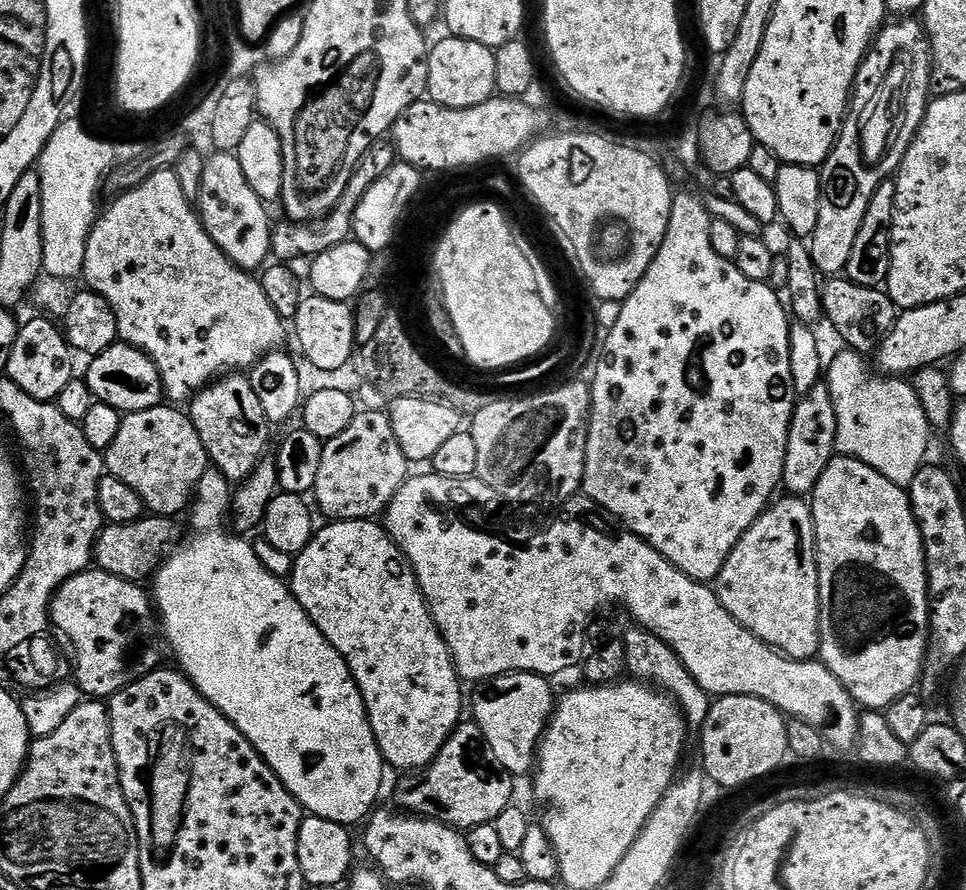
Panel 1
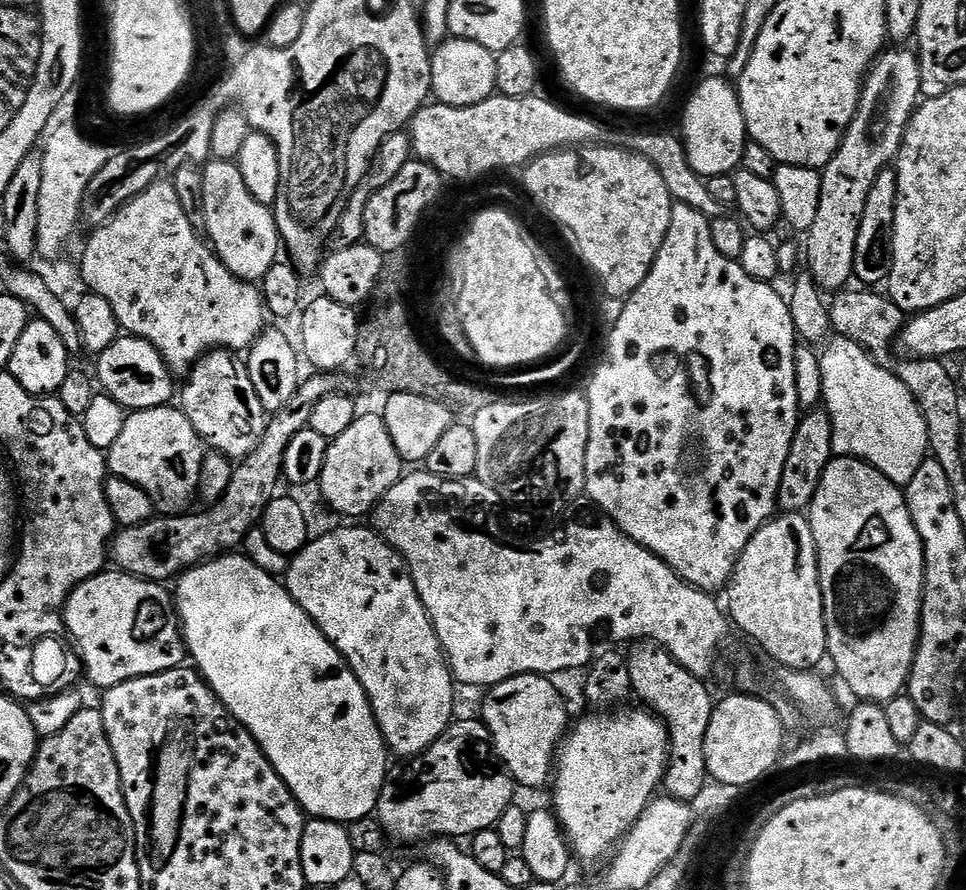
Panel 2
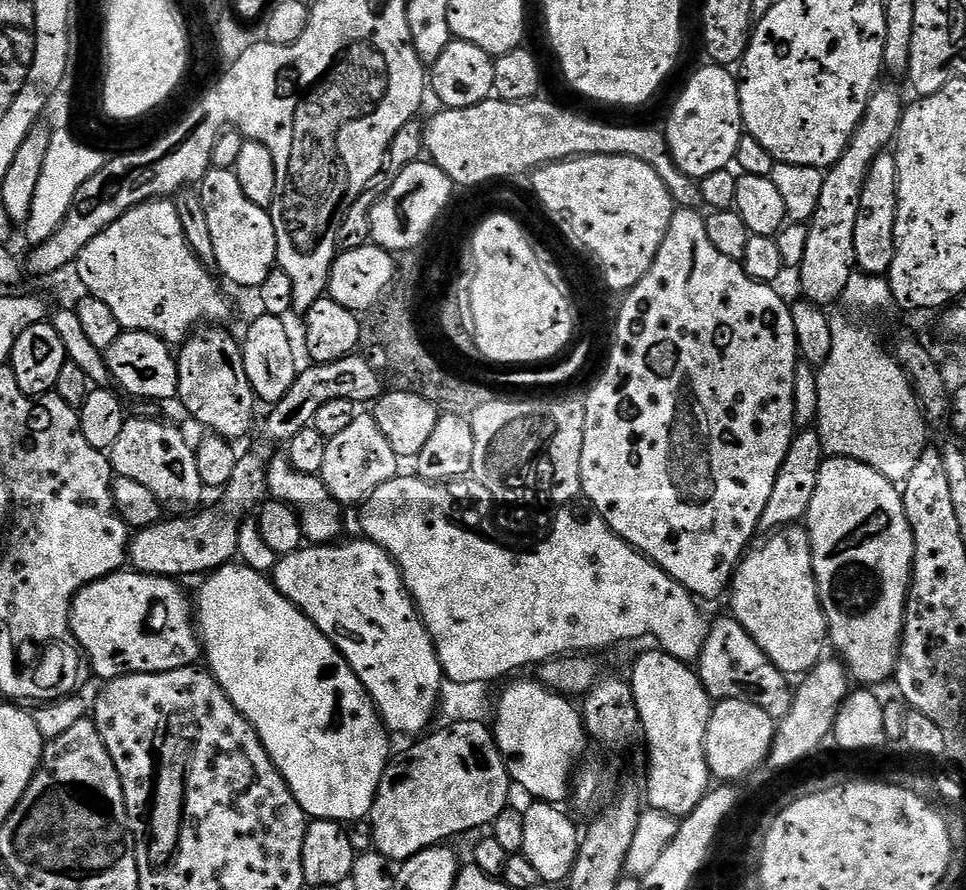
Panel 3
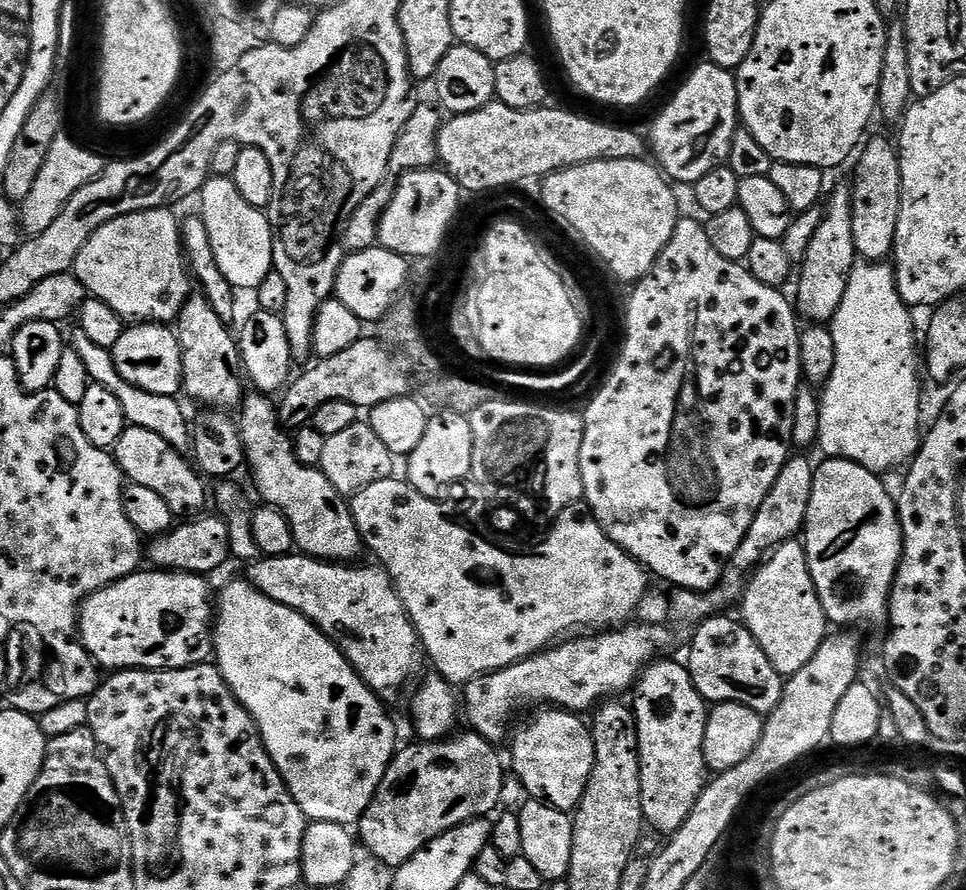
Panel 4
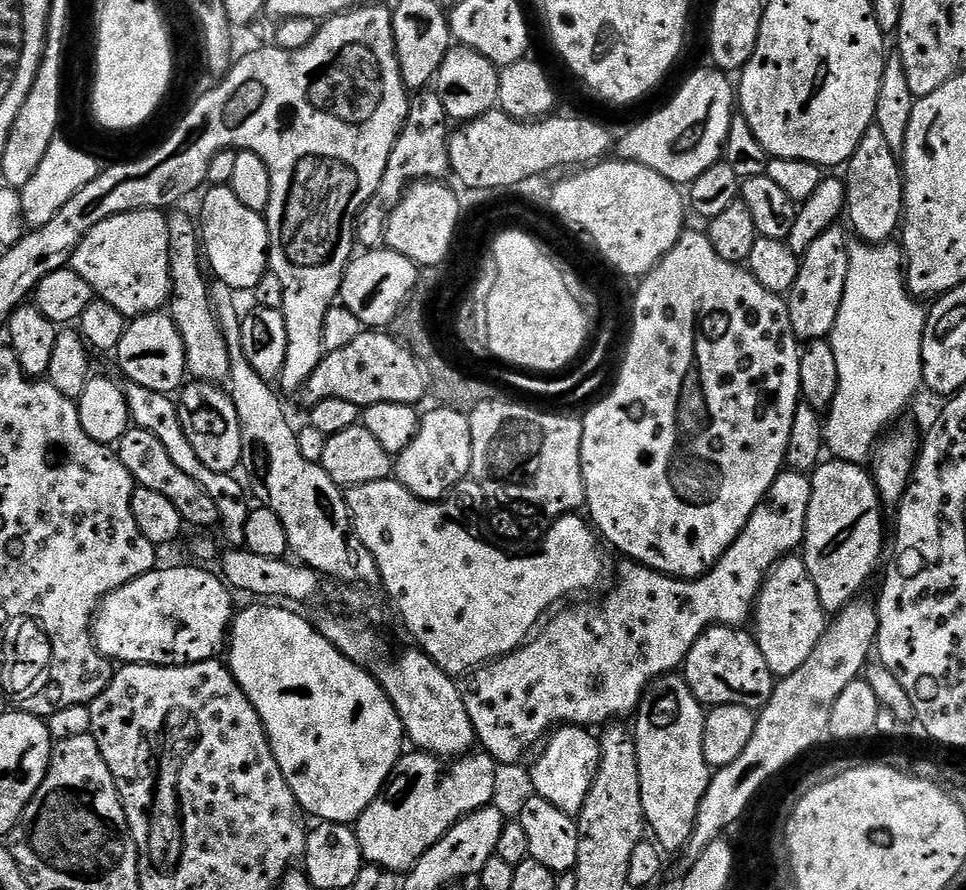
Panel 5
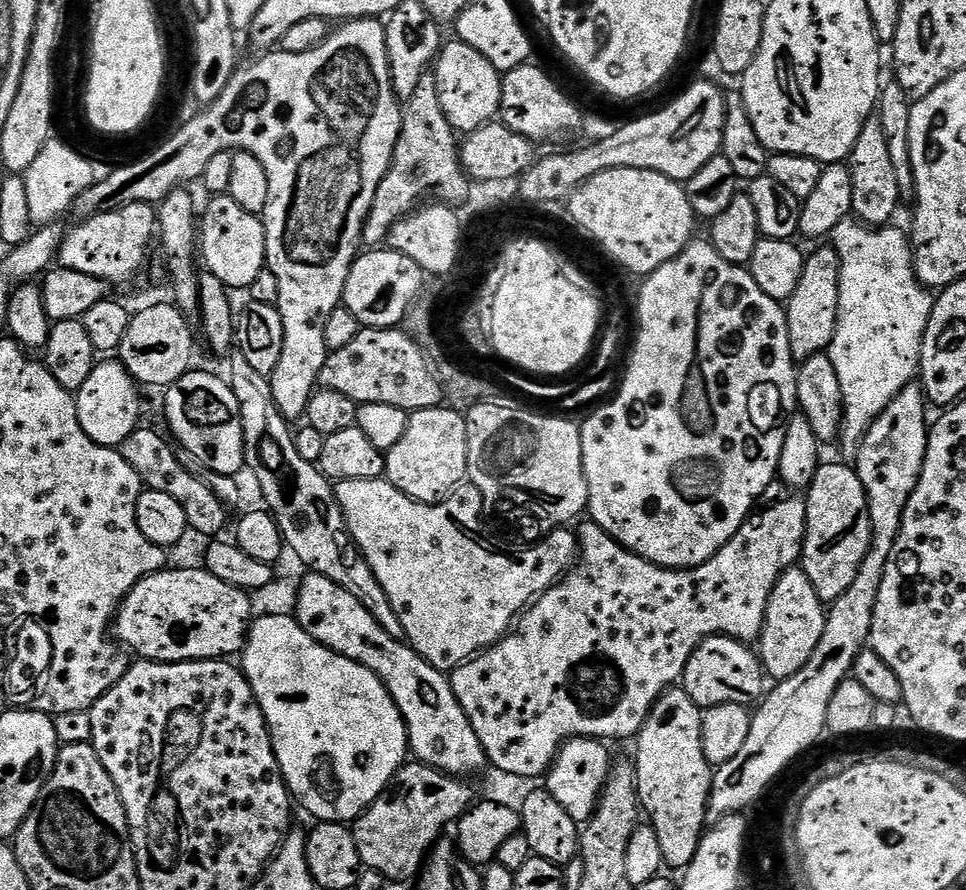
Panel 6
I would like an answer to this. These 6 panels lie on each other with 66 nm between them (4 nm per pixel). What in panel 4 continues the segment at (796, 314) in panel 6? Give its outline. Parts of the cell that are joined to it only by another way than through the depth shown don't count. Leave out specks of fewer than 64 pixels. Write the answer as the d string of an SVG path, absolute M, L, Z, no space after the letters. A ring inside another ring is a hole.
M851 187L836 188L827 197L822 211L824 217L818 226L804 259L798 264L798 279L794 308L799 319L804 322L827 325L834 318L838 306L842 306L842 294L850 282L852 269L858 263L854 246L854 226L852 225L852 190Z

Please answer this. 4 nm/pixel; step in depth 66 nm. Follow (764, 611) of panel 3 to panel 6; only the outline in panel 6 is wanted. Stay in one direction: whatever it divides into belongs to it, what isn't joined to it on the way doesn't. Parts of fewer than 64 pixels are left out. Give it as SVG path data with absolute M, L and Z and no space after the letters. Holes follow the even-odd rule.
M803 567L788 568L778 578L774 590L770 594L770 602L766 606L764 629L758 641L758 655L765 673L779 682L790 678L790 674L798 674L806 662L810 662L810 654L814 654L814 646L818 646L824 633L826 604L818 598L810 578Z

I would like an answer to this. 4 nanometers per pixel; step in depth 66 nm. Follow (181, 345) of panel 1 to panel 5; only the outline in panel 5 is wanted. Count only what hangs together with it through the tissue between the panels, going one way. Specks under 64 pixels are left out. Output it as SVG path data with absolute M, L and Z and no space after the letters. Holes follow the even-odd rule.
M143 208L137 212L127 212L98 222L86 238L74 250L70 267L92 287L99 299L110 302L114 310L123 316L135 318L149 312L161 311L172 299L172 279L170 278L170 230L168 216L159 208Z

